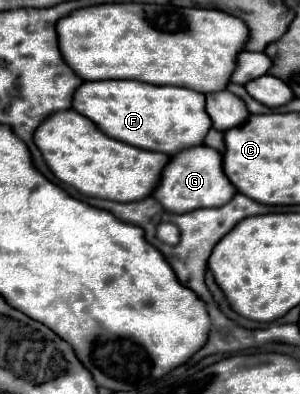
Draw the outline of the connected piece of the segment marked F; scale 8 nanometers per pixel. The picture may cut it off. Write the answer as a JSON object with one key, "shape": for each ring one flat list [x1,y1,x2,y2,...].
{"shape":[[87,81,81,83,73,97,73,109,91,119,103,133,123,143,161,151,179,153,183,147,203,143,211,129,211,119,203,107,203,93,175,85,149,85,141,81]]}

